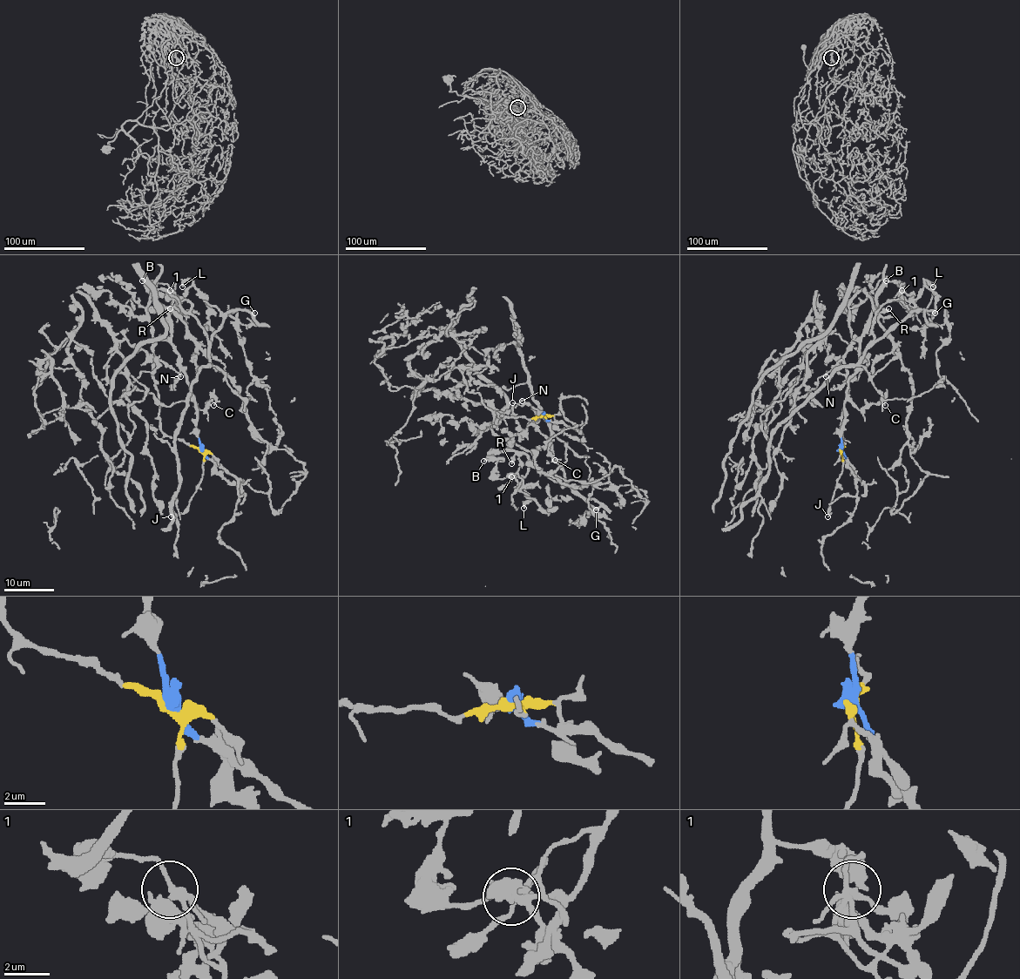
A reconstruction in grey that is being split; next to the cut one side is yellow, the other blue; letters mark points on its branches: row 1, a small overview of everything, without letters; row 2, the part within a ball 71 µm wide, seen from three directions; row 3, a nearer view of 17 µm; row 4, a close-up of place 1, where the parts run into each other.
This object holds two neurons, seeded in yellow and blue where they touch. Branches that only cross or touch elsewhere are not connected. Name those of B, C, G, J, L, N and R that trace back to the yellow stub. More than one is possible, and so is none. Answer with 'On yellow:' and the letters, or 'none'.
On yellow: G, J, N

